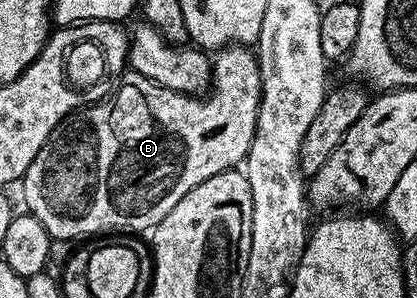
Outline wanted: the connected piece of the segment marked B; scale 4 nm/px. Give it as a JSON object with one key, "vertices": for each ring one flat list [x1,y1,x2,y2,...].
{"vertices":[[230,44,216,51,212,63,214,71,219,72,219,80,212,83,207,96,180,94,171,88,163,88,151,80,137,76,132,79,134,82,122,81,108,100,82,106,80,110,75,110,73,113,68,114,54,128,47,140,47,144,43,144,43,148,39,148,39,156,35,156,35,160,31,160,31,168,27,168,23,179,25,202,29,205,26,206,28,213,34,214,42,222,47,228,50,239,68,238,79,240,79,238,85,237,85,239,88,239,90,236,101,236,106,232,152,231,153,227,158,226,163,220,163,216,167,216,167,212,171,212,171,208,175,208,175,204,179,204,179,200,183,200,183,196,187,196,187,192,191,192,191,188,203,184,203,180,207,180,219,172,232,170,244,163,251,148,251,140,255,136,255,124,257,123,259,104,261,103,261,69,257,63,257,56,248,45]]}

